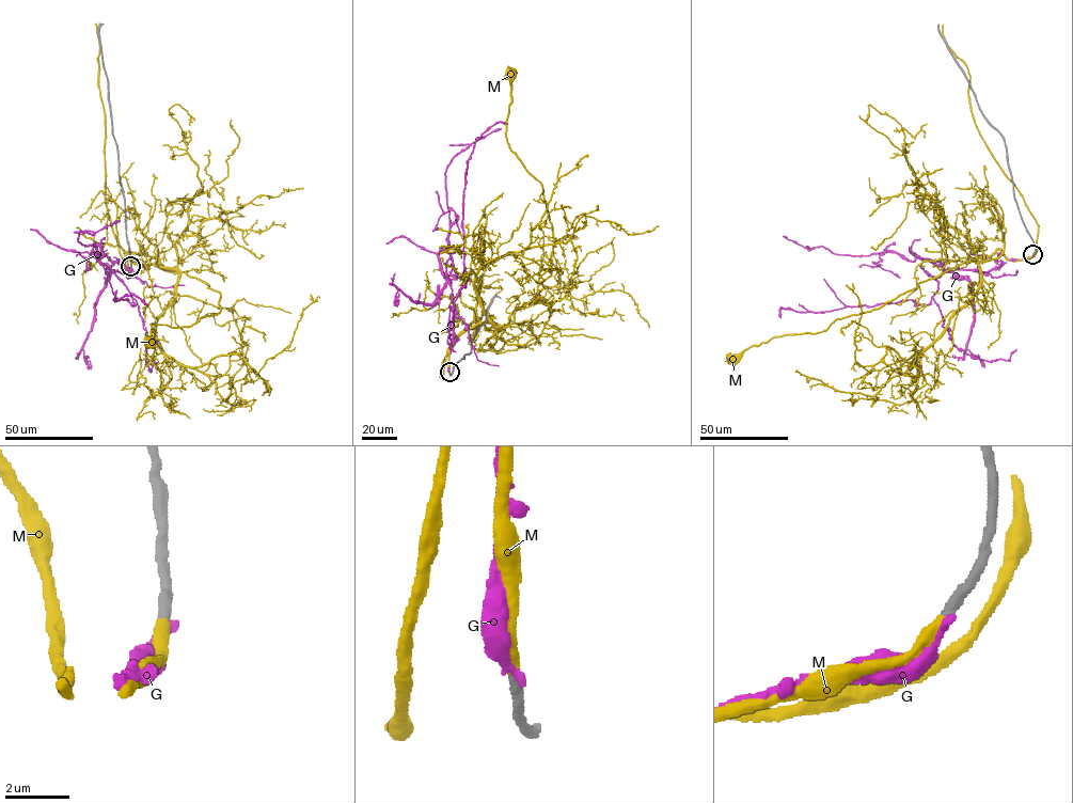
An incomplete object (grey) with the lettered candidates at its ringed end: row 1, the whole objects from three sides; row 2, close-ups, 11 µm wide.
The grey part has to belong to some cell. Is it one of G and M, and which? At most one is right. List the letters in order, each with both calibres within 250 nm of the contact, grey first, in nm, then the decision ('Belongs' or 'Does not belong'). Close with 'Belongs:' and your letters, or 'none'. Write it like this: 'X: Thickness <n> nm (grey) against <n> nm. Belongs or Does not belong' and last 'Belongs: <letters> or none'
G: Thickness 380 nm (grey) against 280 nm. Does not belong
M: Thickness 360 nm (grey) against 380 nm. Belongs
Belongs: M

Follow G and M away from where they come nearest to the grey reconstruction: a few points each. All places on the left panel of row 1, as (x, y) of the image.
G: (131, 266), (122, 261), (128, 278), (108, 276), (106, 265), (135, 304), (113, 300), (131, 295), (146, 304)
M: (130, 266), (126, 269), (126, 256), (186, 270), (220, 295), (218, 313), (189, 326), (150, 324), (150, 342)

